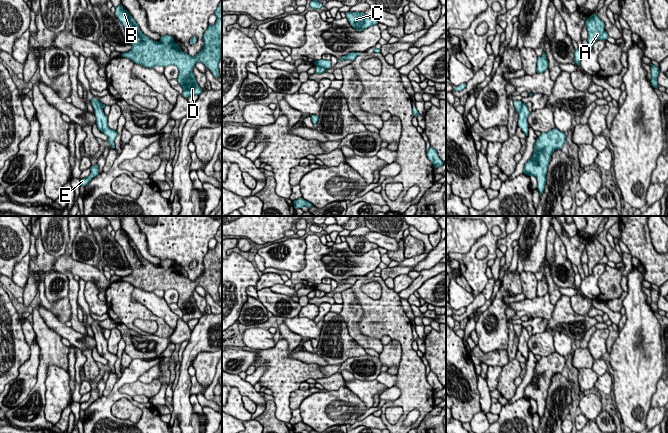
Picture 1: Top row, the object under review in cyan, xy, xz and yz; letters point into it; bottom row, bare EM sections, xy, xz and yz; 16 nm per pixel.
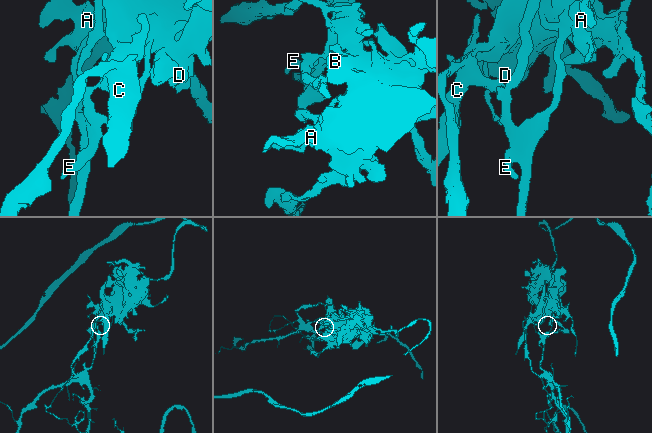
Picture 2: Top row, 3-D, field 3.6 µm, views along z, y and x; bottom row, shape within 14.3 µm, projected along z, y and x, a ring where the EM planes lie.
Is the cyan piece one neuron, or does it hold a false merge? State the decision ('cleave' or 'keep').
cleave

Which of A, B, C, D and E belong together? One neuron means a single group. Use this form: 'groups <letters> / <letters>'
groups A B C D / E

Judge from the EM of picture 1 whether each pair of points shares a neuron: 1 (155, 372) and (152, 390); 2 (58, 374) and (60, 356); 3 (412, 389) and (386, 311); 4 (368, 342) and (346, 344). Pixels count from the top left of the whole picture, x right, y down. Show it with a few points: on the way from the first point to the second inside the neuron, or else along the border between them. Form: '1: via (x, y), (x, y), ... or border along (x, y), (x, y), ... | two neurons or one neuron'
1: border along (158, 378), (150, 382), (138, 381) | two neurons
2: border along (67, 370), (51, 365), (47, 371), (46, 387) | two neurons
3: via (411, 370), (406, 337), (401, 330) | one neuron
4: border along (343, 321), (348, 333), (356, 341) | two neurons

